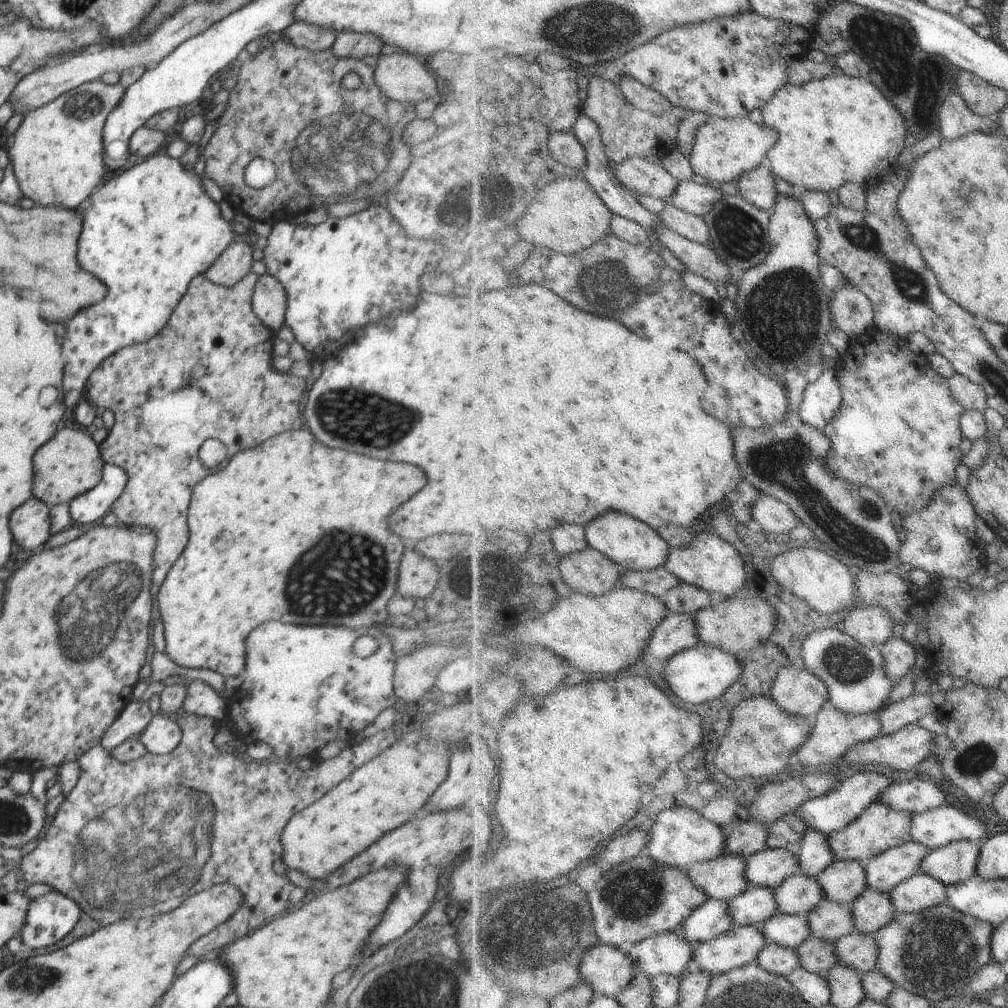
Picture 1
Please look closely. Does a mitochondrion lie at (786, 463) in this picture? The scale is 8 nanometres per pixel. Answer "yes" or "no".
yes

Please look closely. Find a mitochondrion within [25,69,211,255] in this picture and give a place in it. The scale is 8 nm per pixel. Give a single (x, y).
(80, 108)

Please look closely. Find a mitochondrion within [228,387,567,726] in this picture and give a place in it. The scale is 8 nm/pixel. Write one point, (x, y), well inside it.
(340, 574)

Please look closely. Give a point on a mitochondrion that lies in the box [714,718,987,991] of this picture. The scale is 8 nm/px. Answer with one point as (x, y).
(935, 949)

